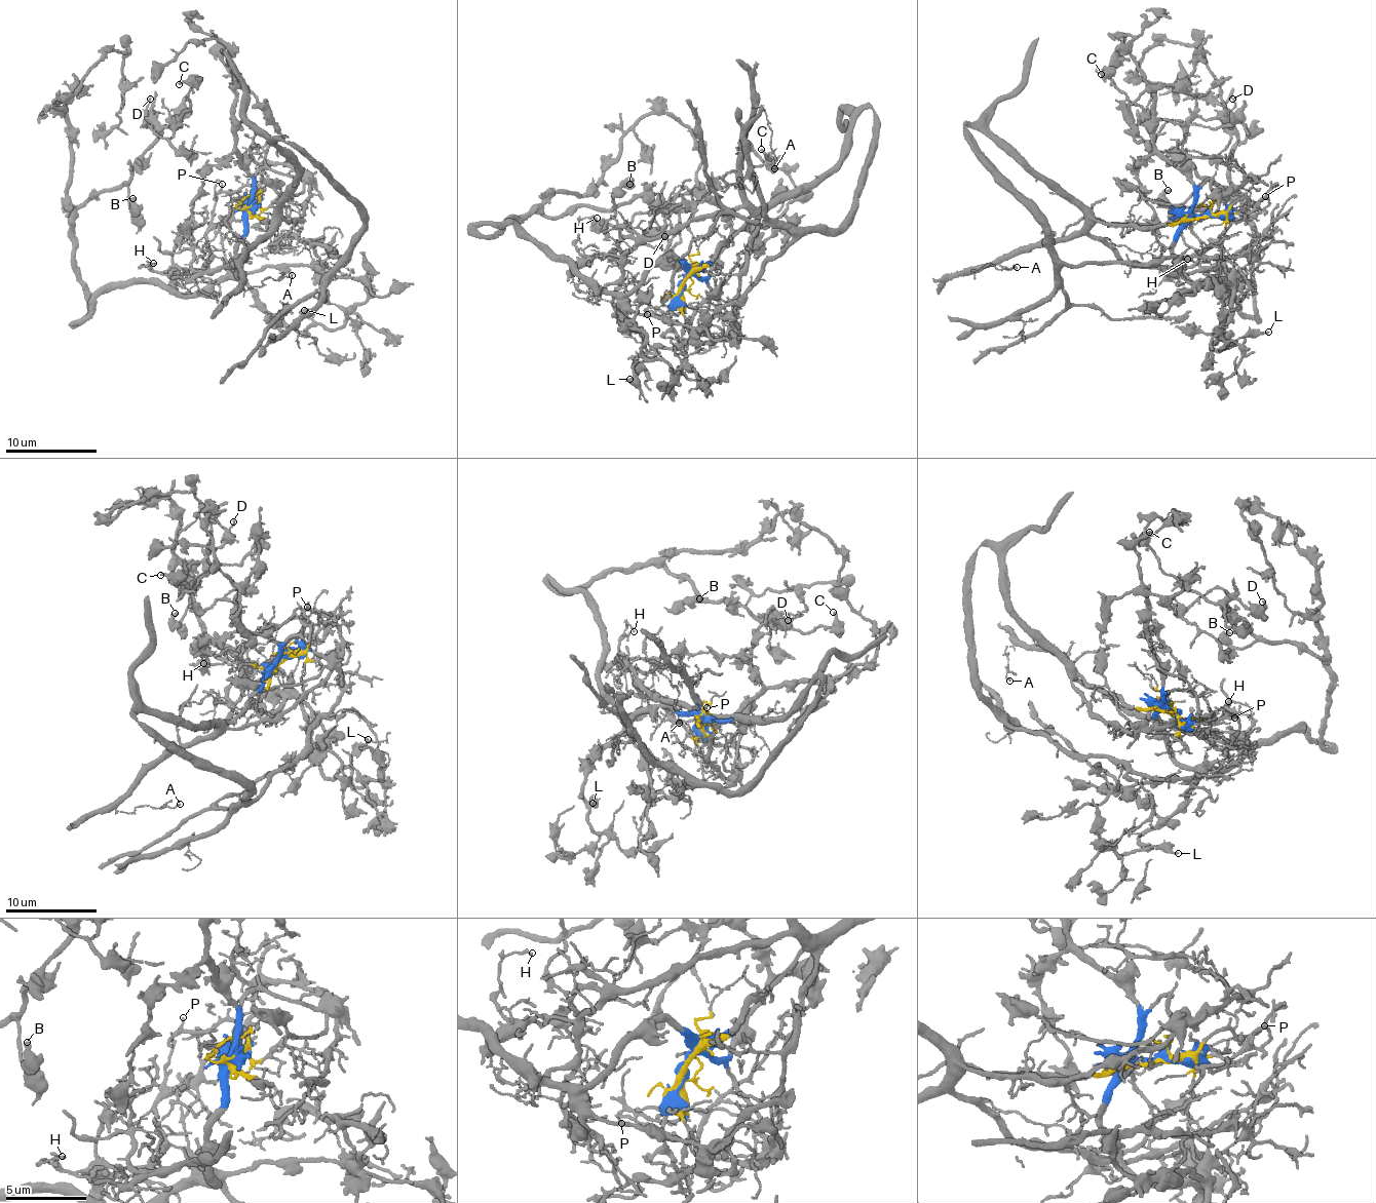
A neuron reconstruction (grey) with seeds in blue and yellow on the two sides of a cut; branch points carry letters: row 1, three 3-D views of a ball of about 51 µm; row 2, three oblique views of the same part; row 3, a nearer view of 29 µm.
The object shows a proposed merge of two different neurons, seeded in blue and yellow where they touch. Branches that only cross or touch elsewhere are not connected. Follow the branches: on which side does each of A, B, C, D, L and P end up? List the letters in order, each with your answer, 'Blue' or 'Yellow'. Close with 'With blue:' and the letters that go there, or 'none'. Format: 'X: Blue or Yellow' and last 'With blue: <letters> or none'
A: Yellow
B: Blue
C: Blue
D: Blue
L: Blue
P: Yellow
With blue: B, C, D, L

